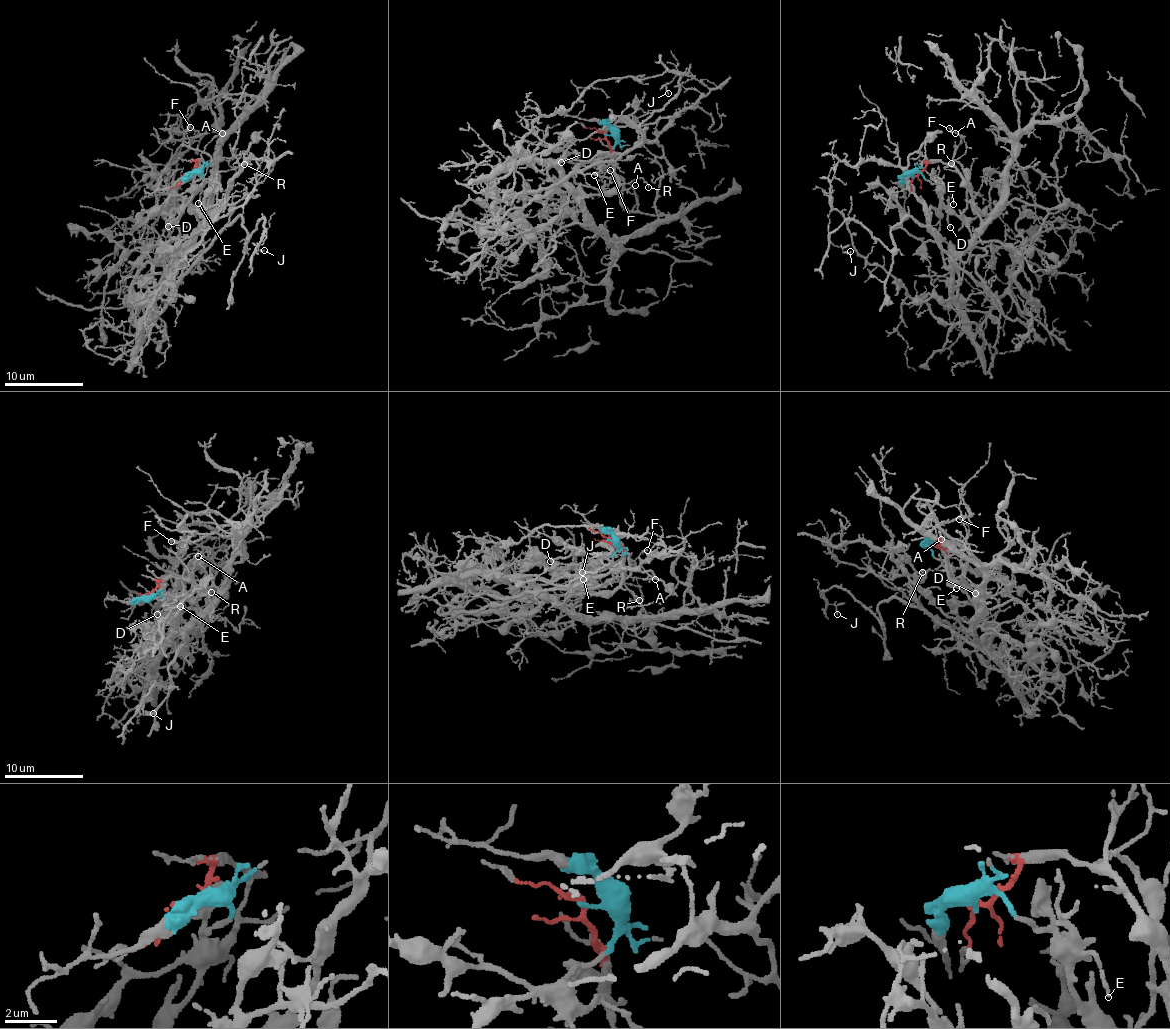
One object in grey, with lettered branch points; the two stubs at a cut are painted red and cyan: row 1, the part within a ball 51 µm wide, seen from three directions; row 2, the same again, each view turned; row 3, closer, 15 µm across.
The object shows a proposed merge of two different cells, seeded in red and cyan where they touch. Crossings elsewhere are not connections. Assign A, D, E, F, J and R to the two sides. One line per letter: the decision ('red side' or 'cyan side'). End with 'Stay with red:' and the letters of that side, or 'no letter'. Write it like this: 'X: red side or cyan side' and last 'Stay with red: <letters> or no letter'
A: red side
D: cyan side
E: cyan side
F: red side
J: cyan side
R: red side
Stay with red: A, F, R

